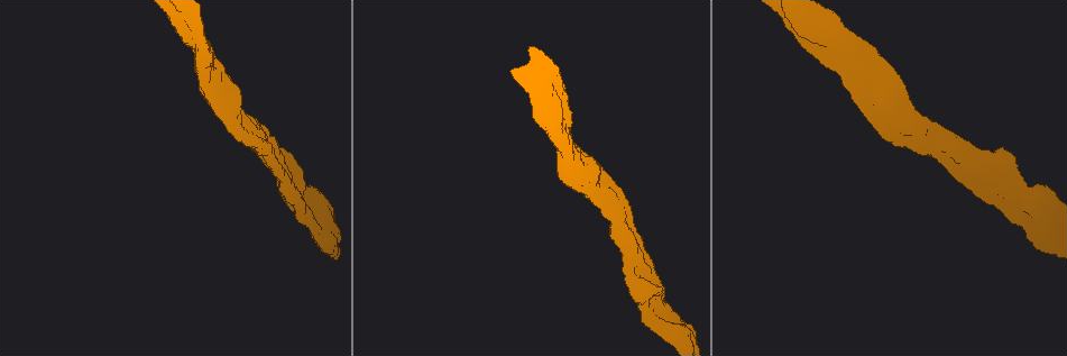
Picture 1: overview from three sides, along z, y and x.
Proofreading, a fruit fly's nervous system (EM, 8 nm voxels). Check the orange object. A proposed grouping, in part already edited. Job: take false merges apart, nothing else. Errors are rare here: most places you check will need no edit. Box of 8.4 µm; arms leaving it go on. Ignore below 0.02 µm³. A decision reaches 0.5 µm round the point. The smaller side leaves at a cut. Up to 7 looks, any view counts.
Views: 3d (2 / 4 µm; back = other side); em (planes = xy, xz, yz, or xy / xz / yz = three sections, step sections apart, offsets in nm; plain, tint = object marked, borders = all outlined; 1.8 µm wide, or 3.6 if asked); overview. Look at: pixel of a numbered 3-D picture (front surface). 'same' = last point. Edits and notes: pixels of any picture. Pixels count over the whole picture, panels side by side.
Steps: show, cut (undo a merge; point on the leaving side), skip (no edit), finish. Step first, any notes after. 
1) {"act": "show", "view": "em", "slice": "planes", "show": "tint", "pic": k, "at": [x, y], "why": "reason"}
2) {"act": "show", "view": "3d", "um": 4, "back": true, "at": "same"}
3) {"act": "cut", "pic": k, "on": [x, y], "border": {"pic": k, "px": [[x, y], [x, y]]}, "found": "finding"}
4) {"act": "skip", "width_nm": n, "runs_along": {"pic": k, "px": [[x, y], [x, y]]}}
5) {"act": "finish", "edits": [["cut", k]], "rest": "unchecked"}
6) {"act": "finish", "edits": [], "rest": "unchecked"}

{"act": "show", "view": "em", "slice": "yz", "step": 16, "show": "tint", "pic": 1, "at": [1047, 222], "why": "touches itself"}

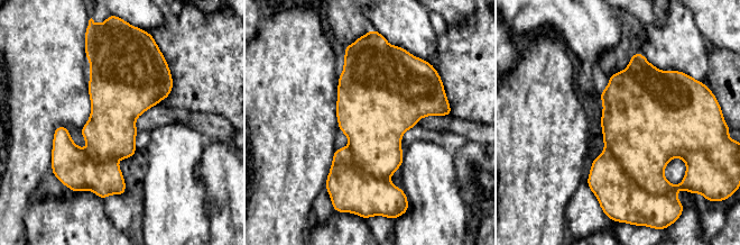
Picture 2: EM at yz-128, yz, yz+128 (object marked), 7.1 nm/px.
{"act": "show", "view": "em", "slice": "planes", "show": "borders", "at": "same", "why": "another direction"}

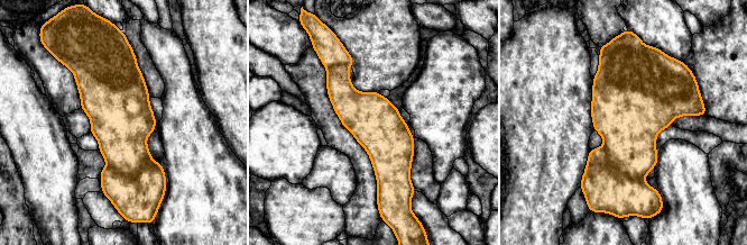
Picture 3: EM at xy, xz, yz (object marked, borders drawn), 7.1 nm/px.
{"act": "skip", "width_nm": 360, "runs_along": {"pic": 3, "px": [[350, 61], [343, 96], [386, 138], [386, 190]]}, "found": "one neuron here"}

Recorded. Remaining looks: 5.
{"act": "show", "view": "em", "slice": "yz", "step": 16, "show": "tint", "pic": 1, "at": [633, 260]}

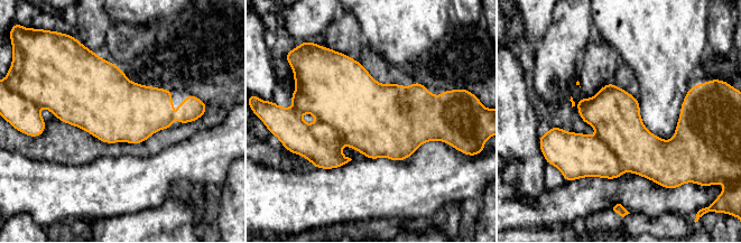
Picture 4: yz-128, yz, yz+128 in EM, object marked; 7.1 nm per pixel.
{"act": "show", "view": "em", "slice": "planes", "show": "borders", "at": "same"}

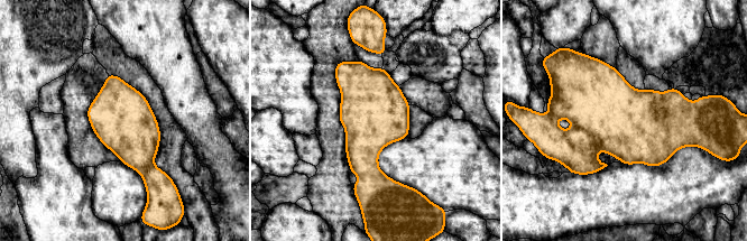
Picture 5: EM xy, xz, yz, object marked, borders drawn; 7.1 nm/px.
{"act": "skip", "found": "one neuron here"}

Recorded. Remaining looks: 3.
{"act": "show", "view": "em", "slice": "planes", "show": "tint", "pic": 1, "at": [867, 74], "why": "abrupt turn"}

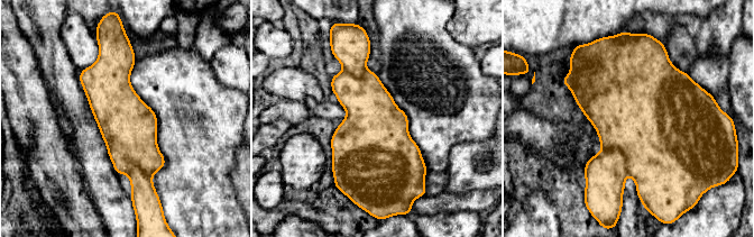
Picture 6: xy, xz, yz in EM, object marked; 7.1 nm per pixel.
{"act": "skip", "width_nm": 400, "found": "one neuron here"}

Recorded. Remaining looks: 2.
{"act": "finish", "edits": [], "rest": "unchecked"}

